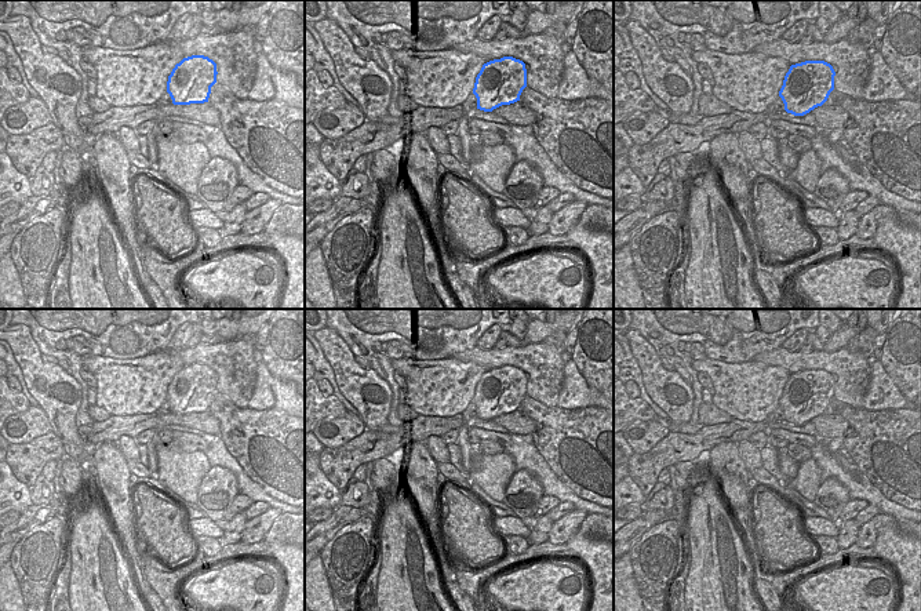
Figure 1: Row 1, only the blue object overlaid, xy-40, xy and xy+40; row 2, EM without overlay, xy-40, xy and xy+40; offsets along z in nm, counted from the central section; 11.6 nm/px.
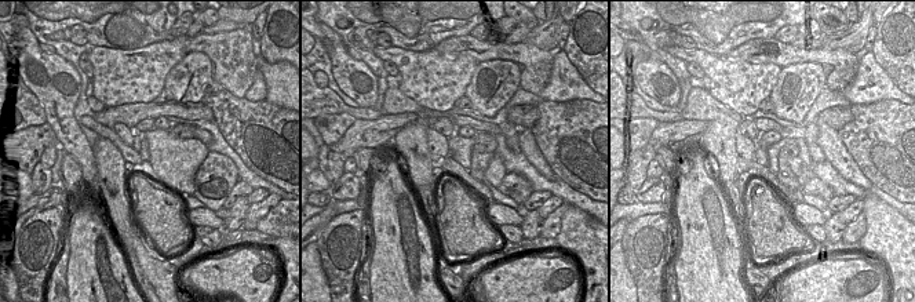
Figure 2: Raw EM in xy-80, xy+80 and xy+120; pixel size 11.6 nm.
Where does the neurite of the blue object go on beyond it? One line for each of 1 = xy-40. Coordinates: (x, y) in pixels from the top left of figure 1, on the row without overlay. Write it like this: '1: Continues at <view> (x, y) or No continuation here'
1: No continuation here

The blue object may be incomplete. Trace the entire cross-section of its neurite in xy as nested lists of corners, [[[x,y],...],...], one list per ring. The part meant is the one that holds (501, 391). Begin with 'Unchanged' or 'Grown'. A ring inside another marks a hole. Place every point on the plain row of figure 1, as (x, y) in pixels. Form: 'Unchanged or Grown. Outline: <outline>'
Unchanged. Outline: [[[503,365],[483,374],[476,386],[473,403],[477,407],[477,418],[492,421],[502,414],[520,410],[527,396],[525,372],[513,365]]]

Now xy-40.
Unchanged. Outline: [[[204,364],[183,367],[175,374],[167,390],[167,401],[174,414],[208,411],[216,392],[216,372]]]

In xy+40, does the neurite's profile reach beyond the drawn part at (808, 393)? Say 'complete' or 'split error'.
complete

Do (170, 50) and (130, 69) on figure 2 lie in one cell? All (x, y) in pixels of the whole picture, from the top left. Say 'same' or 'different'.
same

